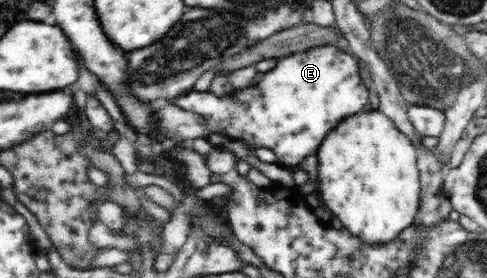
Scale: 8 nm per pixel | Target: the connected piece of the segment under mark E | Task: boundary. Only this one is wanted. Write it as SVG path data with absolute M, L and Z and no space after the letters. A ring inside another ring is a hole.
M333 45L316 46L294 52L279 58L270 71L257 72L251 82L242 89L232 89L229 93L216 96L213 92L191 89L185 96L171 101L182 111L196 113L209 125L212 138L226 136L232 140L244 141L255 148L268 148L276 154L277 164L284 167L300 166L308 157L316 155L322 140L334 125L347 116L358 113L368 103L370 91L361 76L361 59L352 52Z

